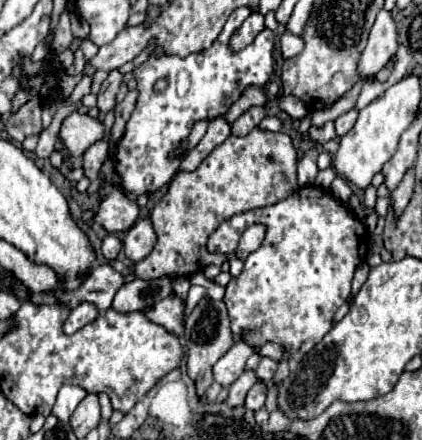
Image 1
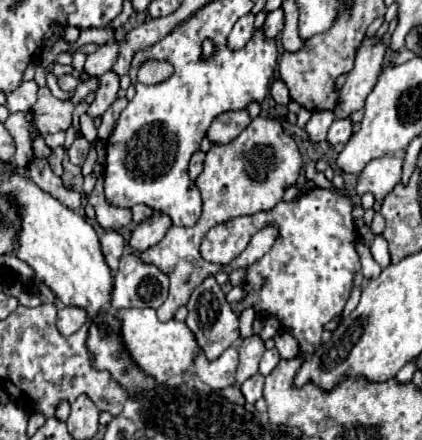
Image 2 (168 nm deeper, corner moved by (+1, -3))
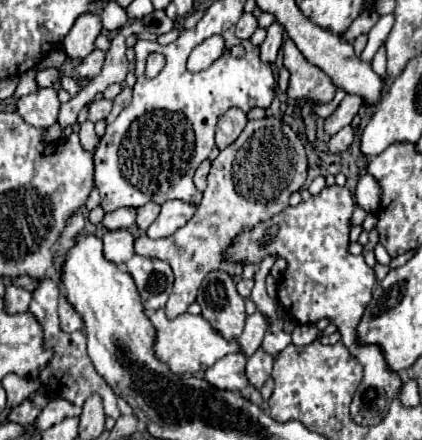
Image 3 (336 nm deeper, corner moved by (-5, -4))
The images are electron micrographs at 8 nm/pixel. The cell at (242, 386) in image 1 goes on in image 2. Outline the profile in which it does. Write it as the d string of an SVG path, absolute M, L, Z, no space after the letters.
M252 336L252 338L244 338L240 340L240 366L236 370L236 384L234 386L242 386L250 376L254 376L258 372L258 364L260 358L264 354L264 342L260 340L260 336Z

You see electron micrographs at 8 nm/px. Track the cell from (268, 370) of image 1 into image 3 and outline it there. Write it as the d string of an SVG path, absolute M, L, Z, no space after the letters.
M278 329L278 331L266 331L266 335L264 335L264 341L262 341L262 347L266 347L266 351L270 353L270 355L278 355L282 349L286 349L290 345L290 333L286 333L286 331L282 331L282 329Z

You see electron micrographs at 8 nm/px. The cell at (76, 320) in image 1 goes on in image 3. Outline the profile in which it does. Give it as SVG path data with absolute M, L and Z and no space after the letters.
M60 295L60 305L58 307L60 307L60 327L62 327L62 331L72 333L72 331L78 331L78 329L84 327L82 317L72 309L66 295Z

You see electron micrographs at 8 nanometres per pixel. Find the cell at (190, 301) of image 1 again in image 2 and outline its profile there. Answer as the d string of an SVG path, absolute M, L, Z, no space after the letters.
M230 346L224 354L208 362L205 355L201 354L195 359L196 376L208 384L212 390L222 390L234 384L234 374L238 368L238 346Z

